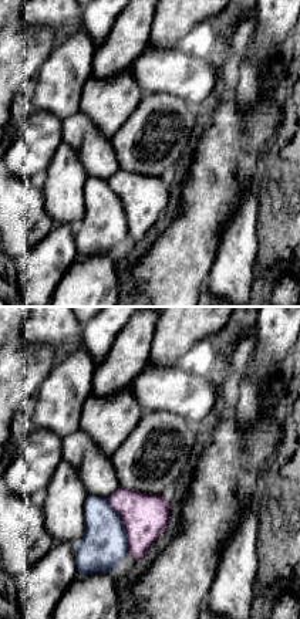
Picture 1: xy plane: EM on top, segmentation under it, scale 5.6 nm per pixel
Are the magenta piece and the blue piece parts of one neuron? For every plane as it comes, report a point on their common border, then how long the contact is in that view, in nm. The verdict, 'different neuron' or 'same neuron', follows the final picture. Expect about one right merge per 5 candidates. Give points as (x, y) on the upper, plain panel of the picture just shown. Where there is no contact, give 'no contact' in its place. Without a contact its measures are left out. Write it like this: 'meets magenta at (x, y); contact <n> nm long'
meets magenta at (122, 206); contact 340 nm long

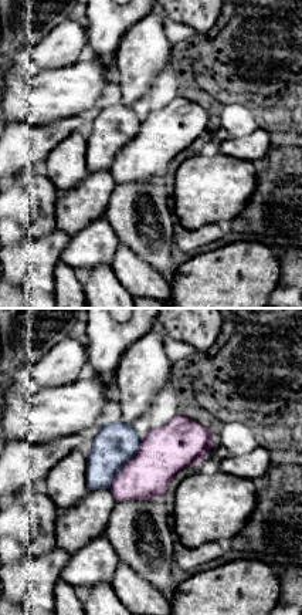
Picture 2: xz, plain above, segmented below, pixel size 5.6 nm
meets magenta at (125, 145); contact 340 nm long

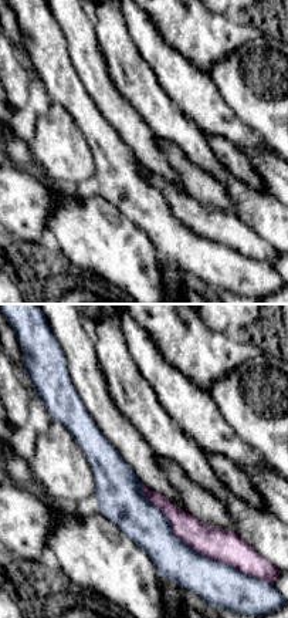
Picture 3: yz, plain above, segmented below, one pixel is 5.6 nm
meets magenta at (197, 233); contact 950 nm long

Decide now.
different neuron

